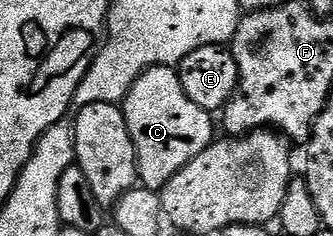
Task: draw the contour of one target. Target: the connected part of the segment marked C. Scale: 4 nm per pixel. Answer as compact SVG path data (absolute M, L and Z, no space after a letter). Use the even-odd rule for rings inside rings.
M170 65L146 69L123 98L121 108L133 139L139 168L138 184L144 189L163 190L181 167L201 155L201 151L208 149L217 137L216 122L215 125L211 122L212 114L197 107L197 103L185 95L178 72Z

